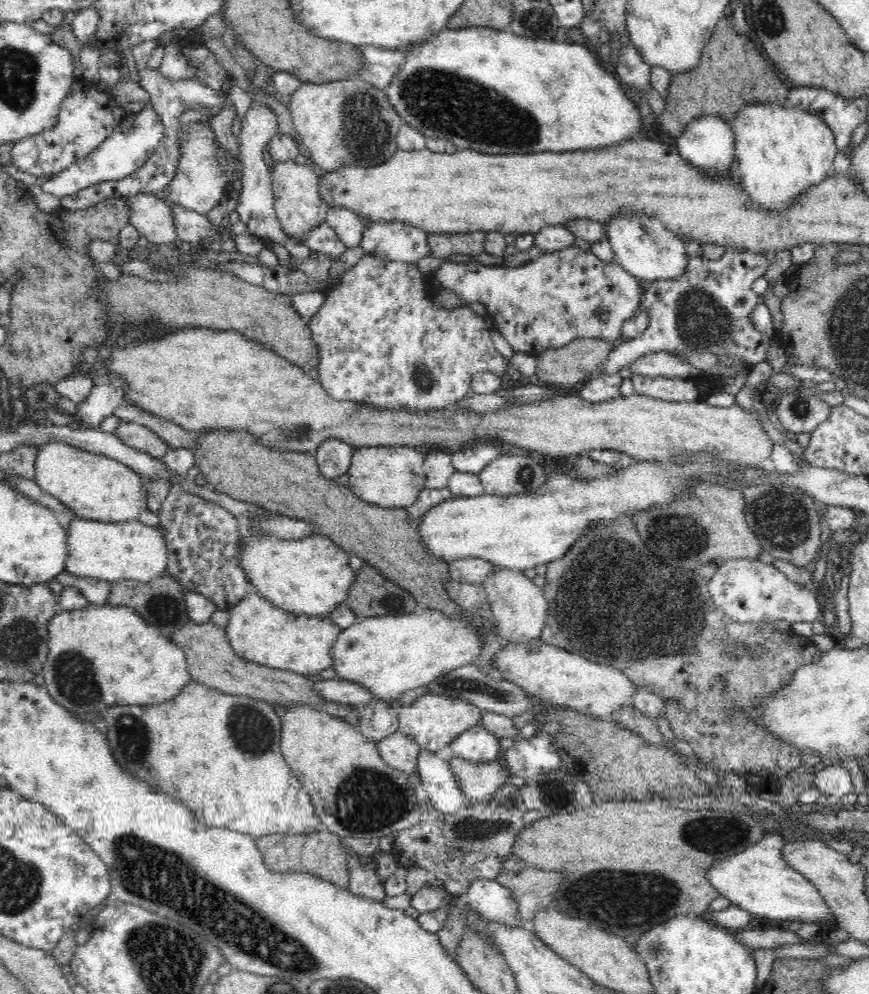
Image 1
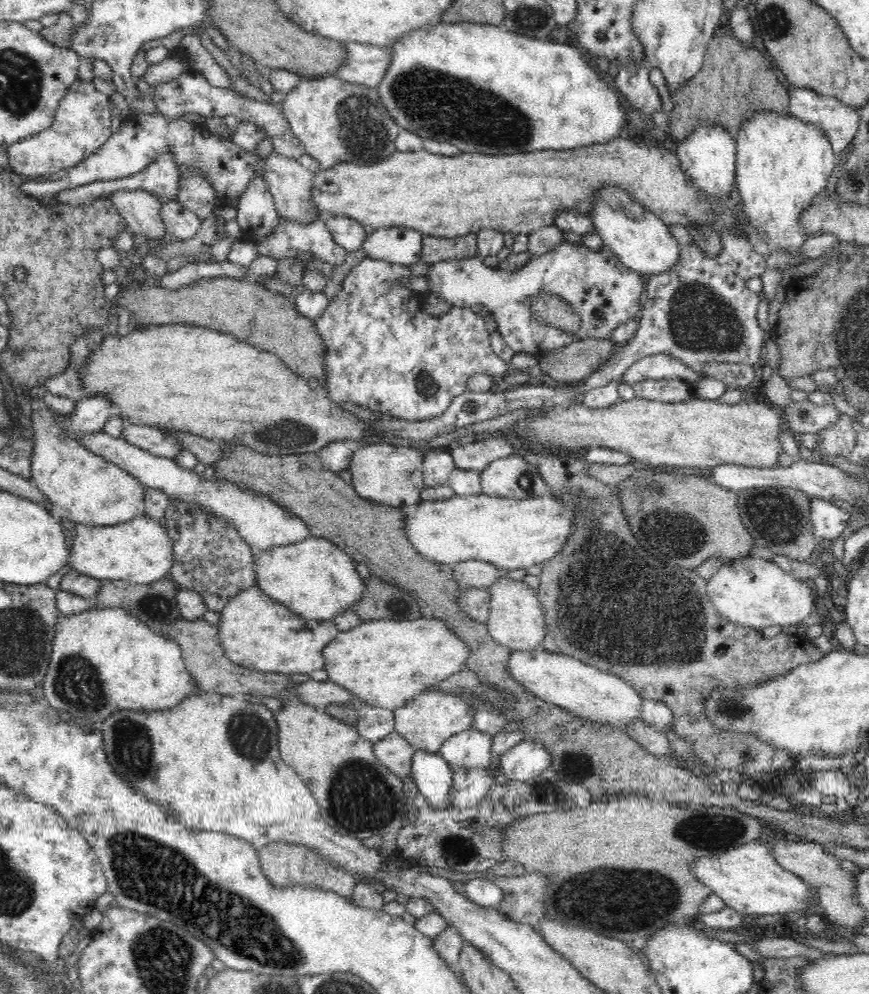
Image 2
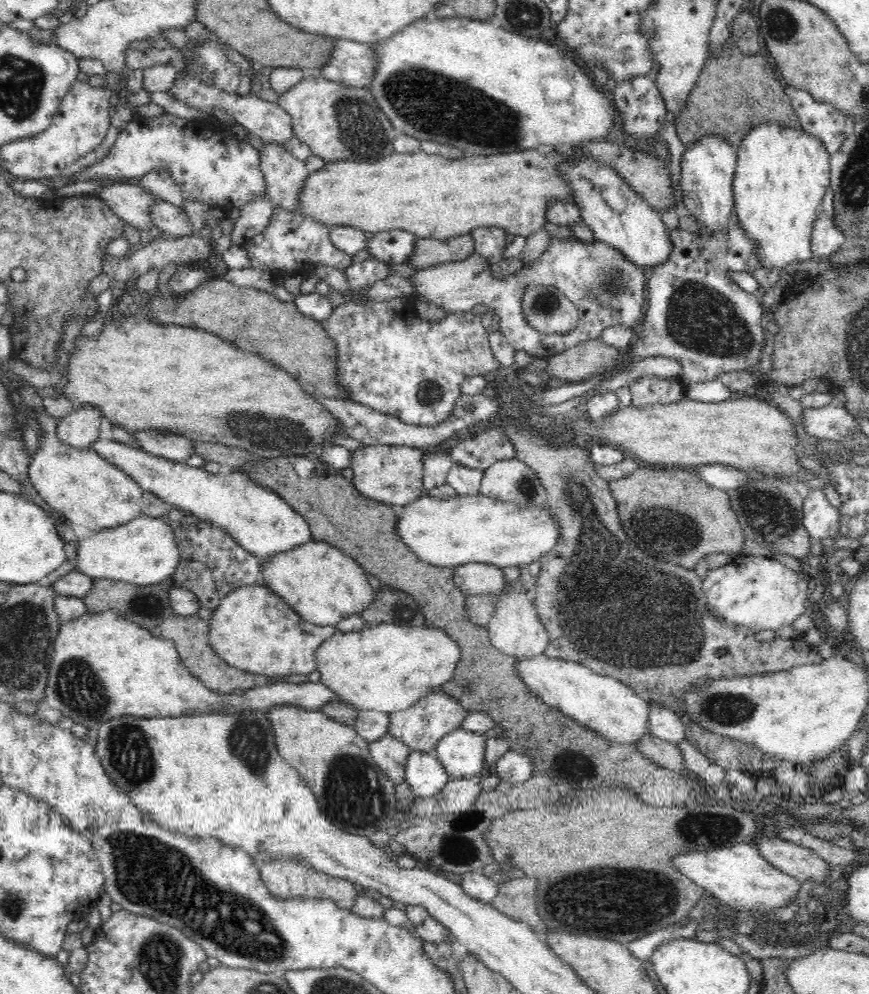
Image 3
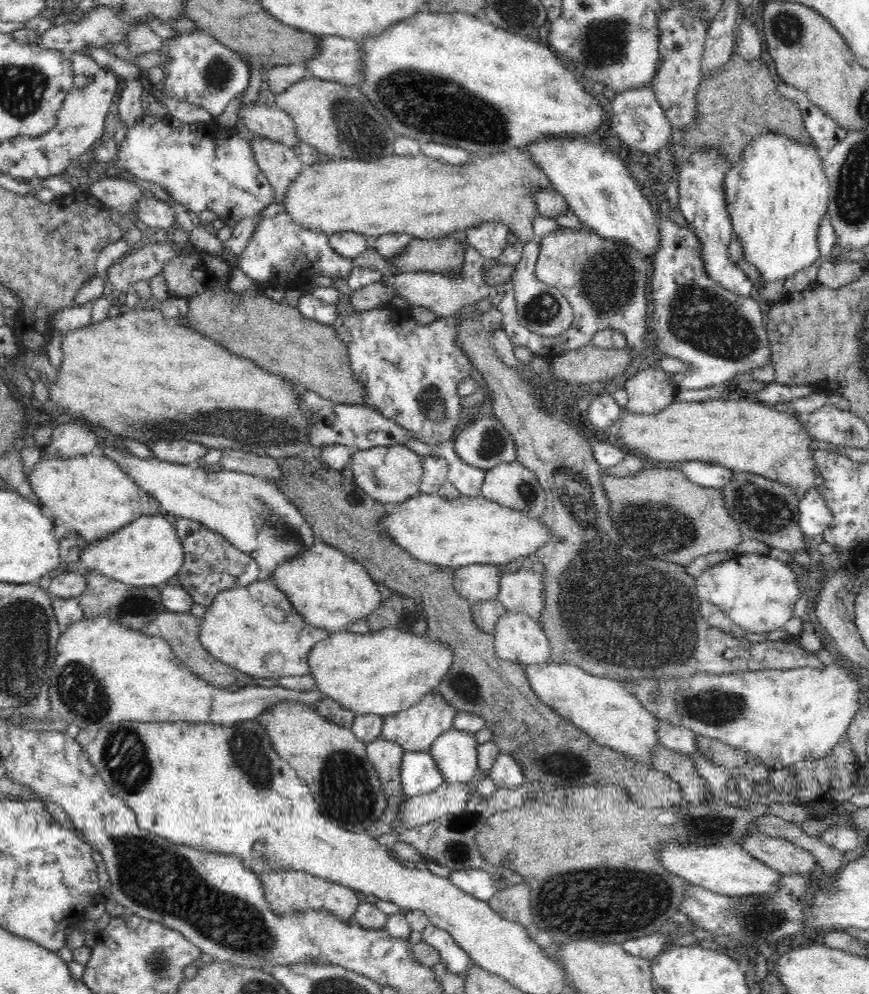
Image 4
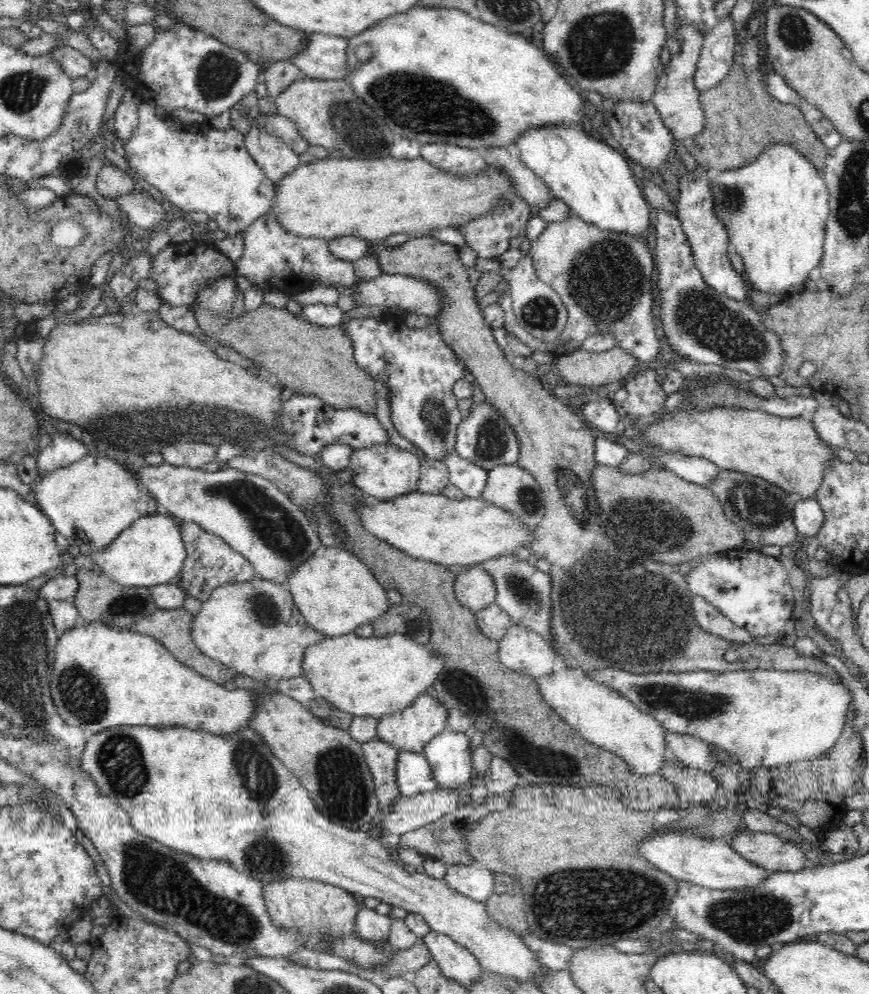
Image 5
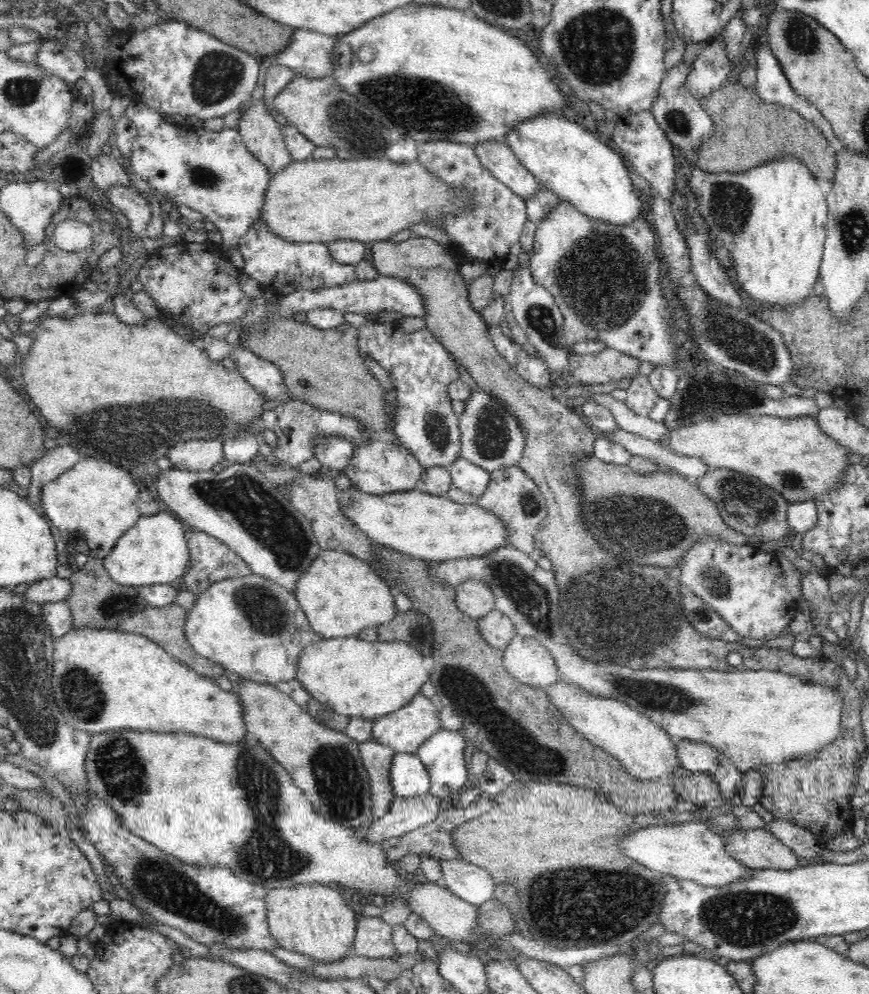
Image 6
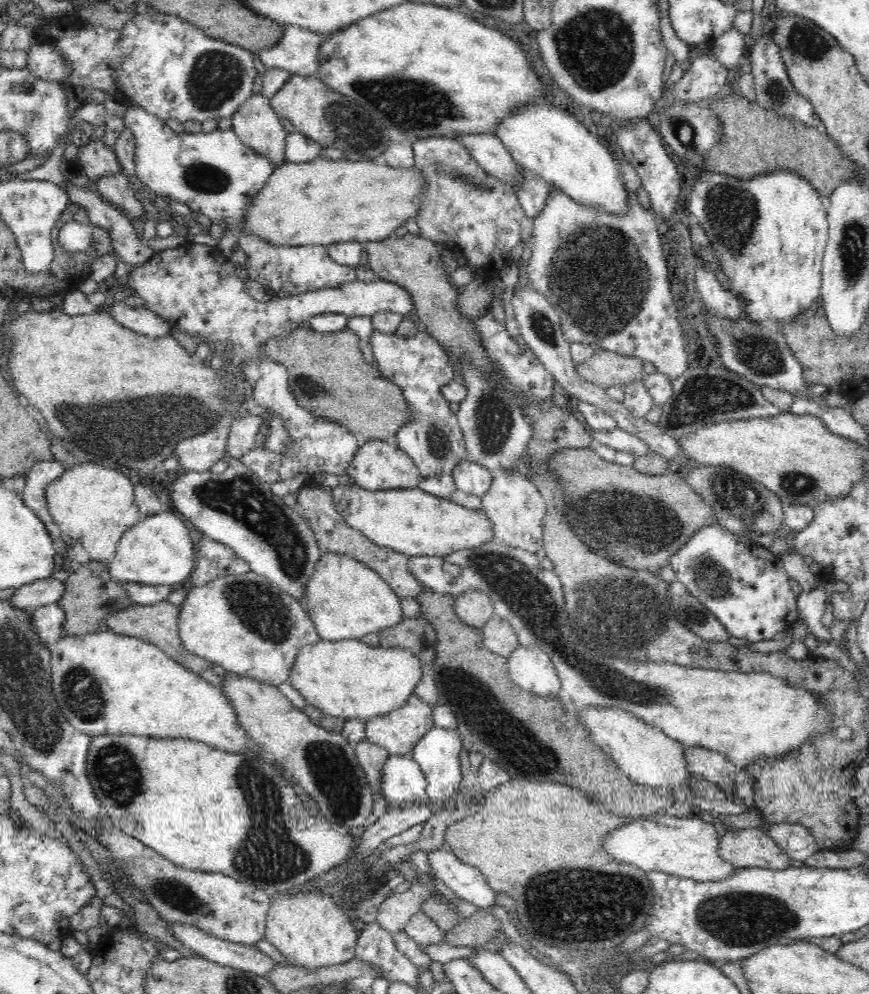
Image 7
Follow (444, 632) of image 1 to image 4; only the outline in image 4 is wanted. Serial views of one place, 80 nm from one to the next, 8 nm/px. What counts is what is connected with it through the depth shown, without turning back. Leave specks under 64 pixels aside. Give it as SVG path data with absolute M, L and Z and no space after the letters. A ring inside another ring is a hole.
M394 627L370 630L364 634L342 630L331 633L314 646L310 651L309 664L310 674L314 676L315 684L324 691L325 696L338 701L356 714L378 714L386 717L408 710L430 693L432 688L438 687L454 665L454 649L450 644L430 637L430 632L419 635Z

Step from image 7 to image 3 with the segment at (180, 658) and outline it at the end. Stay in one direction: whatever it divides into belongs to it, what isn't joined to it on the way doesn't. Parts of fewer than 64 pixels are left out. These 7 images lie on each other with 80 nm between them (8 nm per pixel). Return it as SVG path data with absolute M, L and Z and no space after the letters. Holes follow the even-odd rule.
M197 614L194 616L166 618L165 622L162 622L160 626L156 626L151 632L176 643L176 648L180 653L183 664L210 692L231 694L230 692L234 692L238 687L250 690L252 688L270 686L275 682L283 682L281 678L275 678L272 675L256 674L250 671L245 672L230 666L228 662L225 662L224 658L214 651L212 643L210 643L210 622L204 621Z

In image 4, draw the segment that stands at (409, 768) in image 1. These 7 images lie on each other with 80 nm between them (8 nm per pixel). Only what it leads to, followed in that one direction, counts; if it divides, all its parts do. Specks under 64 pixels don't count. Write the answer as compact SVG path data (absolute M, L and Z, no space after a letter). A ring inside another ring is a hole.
M383 736L366 743L367 755L380 775L382 789L390 796L398 796L402 792L401 766L405 750L400 744Z

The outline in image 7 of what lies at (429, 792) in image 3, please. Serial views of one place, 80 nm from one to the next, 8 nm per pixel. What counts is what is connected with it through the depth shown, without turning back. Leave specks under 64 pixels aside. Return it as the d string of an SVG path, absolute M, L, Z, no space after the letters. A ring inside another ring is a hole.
M390 755L382 772L382 793L389 805L425 799L427 780L418 761L410 755Z

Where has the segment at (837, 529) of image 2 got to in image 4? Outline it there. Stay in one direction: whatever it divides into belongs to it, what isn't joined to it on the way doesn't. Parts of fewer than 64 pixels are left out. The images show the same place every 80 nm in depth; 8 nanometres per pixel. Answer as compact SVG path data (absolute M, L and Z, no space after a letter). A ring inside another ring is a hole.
M818 486L810 487L800 499L799 526L807 536L824 535L834 523L835 517Z

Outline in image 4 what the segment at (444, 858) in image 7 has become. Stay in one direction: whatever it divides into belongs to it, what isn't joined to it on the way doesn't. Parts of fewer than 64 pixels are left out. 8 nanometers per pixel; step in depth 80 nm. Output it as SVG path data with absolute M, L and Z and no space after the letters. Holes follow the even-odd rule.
M469 869L466 871L448 872L449 880L480 901L490 901L498 893L500 886L484 870Z

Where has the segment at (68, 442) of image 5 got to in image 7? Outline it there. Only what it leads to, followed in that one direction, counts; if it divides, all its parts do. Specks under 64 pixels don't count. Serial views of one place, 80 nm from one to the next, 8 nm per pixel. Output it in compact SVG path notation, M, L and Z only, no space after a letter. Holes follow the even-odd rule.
M54 459L36 462L26 474L27 482L21 494L26 506L37 512L38 518L45 523L54 542L60 540L60 537L61 539L64 538L64 536L49 514L45 499L45 490L48 484L56 480L64 472L66 472L66 464L60 462L60 460Z

